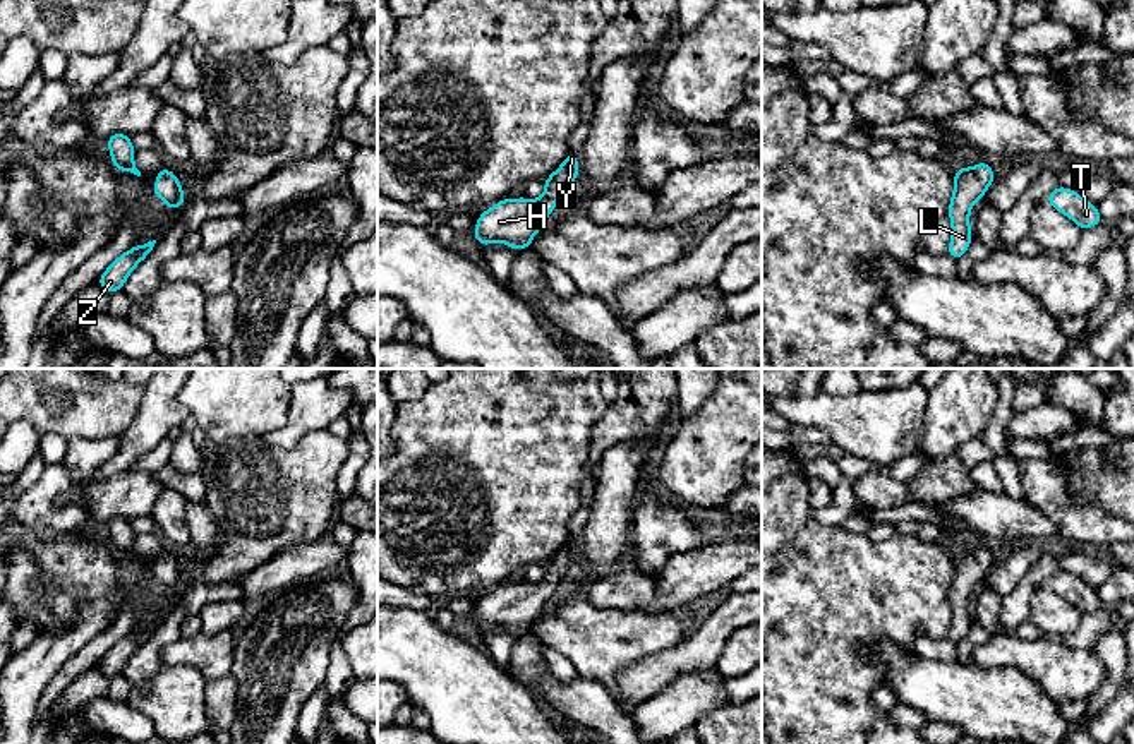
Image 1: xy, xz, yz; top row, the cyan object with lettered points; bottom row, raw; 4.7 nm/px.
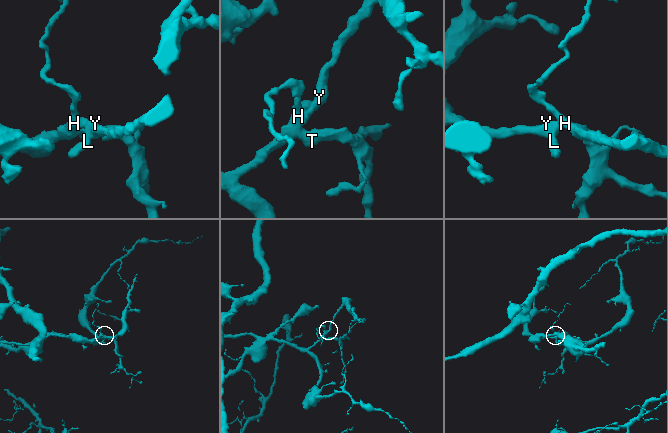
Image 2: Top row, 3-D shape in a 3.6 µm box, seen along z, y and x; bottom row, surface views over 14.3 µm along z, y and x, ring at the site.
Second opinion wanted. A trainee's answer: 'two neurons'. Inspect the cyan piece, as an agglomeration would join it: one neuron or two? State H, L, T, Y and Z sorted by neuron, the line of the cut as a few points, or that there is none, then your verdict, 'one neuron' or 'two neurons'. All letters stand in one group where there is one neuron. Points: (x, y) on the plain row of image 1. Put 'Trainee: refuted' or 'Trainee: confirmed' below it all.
H L T Y Z; no cut; one neuron
Trainee: refuted

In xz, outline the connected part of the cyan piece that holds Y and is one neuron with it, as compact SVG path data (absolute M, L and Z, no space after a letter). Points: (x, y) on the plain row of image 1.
M568 537L563 549L544 564L542 583L501 583L477 600L474 621L477 629L503 626L515 634L530 631L535 617L544 612L556 585L578 562L578 537Z

